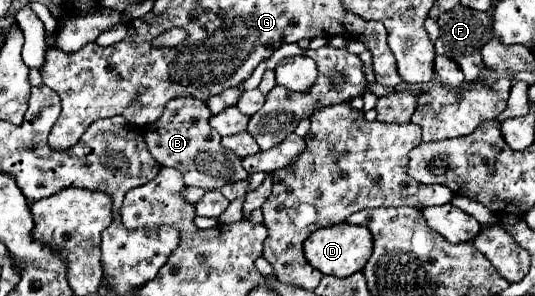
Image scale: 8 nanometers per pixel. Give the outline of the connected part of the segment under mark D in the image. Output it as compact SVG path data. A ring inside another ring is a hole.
M336 224L332 228L320 228L304 242L304 254L306 260L322 274L346 278L354 272L360 272L368 262L372 254L372 234L366 226L352 226L352 224Z

